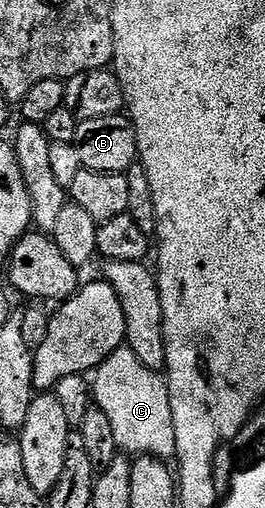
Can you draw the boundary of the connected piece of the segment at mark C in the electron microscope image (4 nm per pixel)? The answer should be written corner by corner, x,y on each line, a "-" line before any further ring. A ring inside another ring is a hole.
120,348
114,350
103,363
95,367
91,393
94,405
99,406
101,412
105,412
105,416
109,416
113,423
113,436
117,436
120,451
131,456
150,456
164,460
175,458
177,432
173,428
173,408
169,404
166,377
160,371
145,368
145,364
141,364
141,360
137,360
137,356
133,356
131,350

